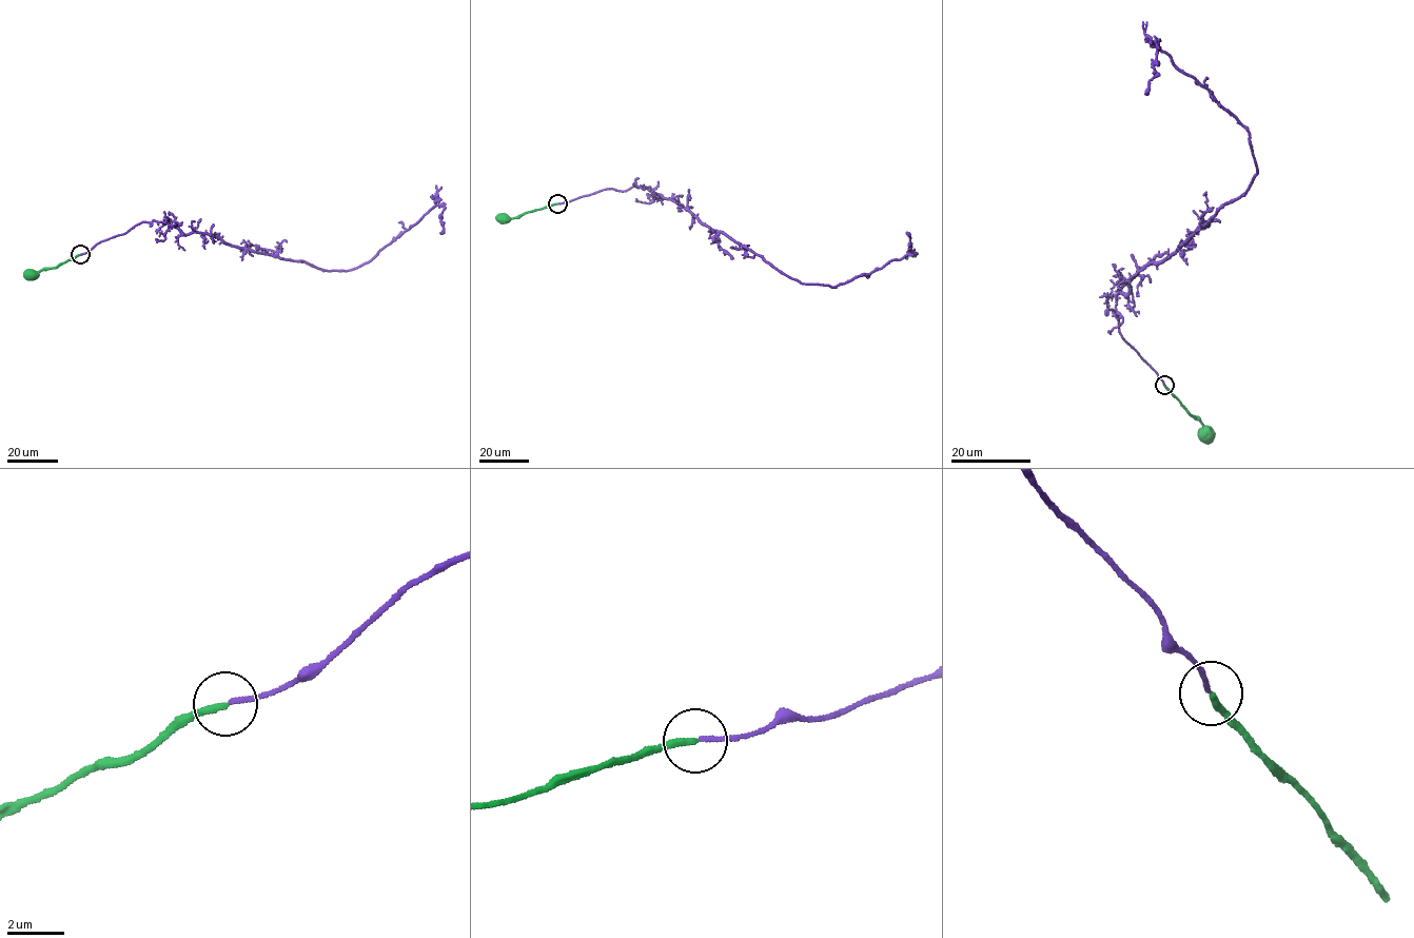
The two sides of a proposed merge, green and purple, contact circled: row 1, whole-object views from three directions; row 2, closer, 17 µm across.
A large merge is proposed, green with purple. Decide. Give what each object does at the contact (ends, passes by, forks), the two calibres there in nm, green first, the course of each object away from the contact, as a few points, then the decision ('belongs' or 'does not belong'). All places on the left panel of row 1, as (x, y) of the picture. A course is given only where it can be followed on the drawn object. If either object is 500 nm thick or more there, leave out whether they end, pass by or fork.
green ends; purple ends; calibres 240 and 140 nm; course green (80, 254), (55, 268), (31, 274); course purple (80, 254), (153, 220), (320, 269), (348, 270), (369, 262), (435, 206), (444, 207), (442, 233); does not belong

